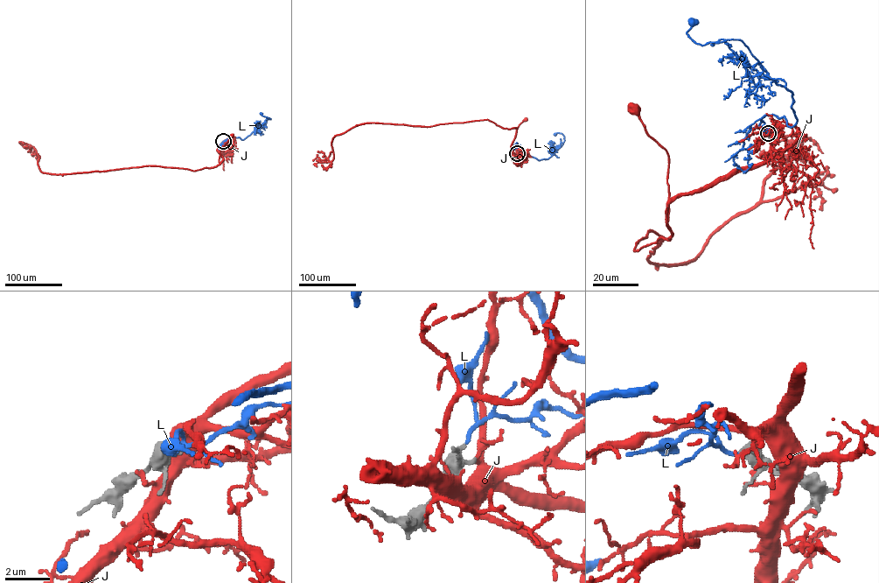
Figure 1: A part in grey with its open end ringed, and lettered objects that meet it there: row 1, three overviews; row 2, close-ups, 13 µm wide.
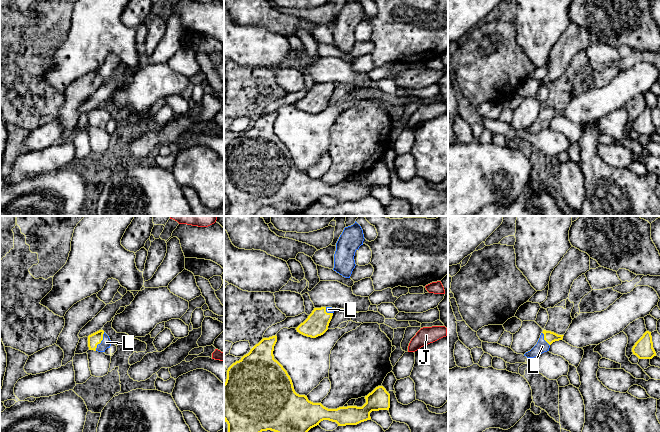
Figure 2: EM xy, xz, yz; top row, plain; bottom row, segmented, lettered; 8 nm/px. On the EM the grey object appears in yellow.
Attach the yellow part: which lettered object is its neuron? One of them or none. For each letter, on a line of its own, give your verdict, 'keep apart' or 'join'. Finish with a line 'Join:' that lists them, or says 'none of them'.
J: keep apart
L: join
Join: L

